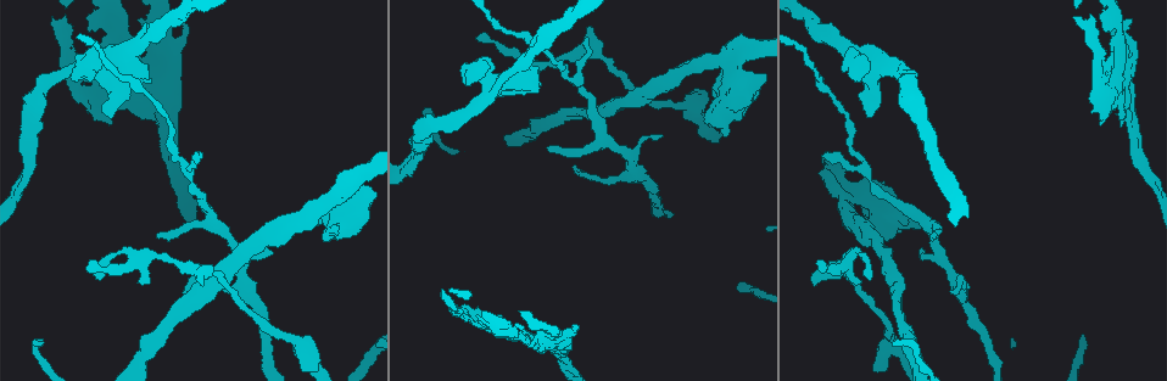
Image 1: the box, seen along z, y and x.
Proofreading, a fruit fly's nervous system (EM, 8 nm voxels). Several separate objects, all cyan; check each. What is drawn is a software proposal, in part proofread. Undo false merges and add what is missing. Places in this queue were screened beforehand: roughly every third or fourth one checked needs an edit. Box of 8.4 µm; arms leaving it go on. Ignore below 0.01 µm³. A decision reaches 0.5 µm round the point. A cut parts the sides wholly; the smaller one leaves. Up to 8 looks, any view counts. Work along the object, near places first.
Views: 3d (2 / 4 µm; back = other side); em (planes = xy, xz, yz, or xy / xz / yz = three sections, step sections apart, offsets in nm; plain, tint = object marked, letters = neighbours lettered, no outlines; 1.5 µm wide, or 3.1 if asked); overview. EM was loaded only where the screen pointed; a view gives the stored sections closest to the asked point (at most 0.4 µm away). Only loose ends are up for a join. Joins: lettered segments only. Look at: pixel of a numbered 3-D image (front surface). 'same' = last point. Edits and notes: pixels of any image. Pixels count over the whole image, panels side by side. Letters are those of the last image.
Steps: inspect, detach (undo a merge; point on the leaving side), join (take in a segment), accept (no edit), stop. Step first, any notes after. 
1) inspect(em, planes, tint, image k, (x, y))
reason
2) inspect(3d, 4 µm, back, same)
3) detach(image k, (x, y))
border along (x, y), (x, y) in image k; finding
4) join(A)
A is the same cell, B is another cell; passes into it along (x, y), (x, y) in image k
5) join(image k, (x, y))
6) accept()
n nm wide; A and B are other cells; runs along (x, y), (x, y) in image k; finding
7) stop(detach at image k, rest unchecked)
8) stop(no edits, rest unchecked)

inspect(3d, 4 µm, image 1, (870, 71))

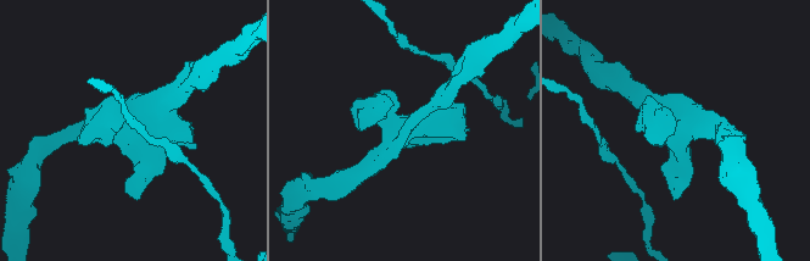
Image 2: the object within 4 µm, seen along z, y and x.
inspect(em, planes, letters, image 2, (395, 129))

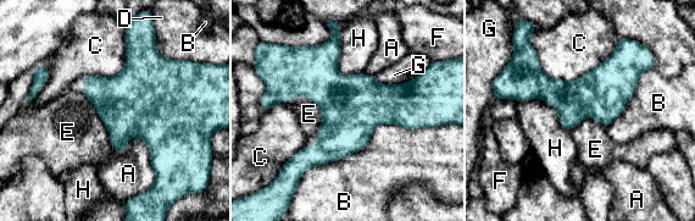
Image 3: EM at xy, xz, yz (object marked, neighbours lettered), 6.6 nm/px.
accept()
A, B, C, D, E, F, G and H are other cells; runs along (640, 68), (604, 90), (511, 94) in image 3; continuous, no second cell

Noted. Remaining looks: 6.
inspect(3d, 2 µm, image 1, (821, 156))
tapers out

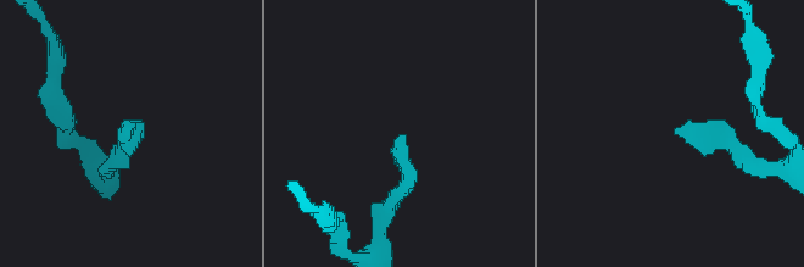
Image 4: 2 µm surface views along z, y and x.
inspect(em, xy, step 4, letters, image 4, (677, 130))

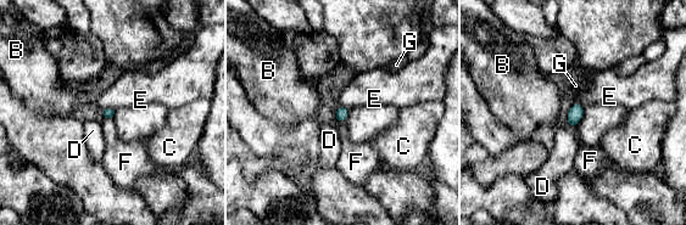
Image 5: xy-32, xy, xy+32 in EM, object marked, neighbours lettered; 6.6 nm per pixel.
inspect(em, xz, step 8, letters, same)
cut it another way

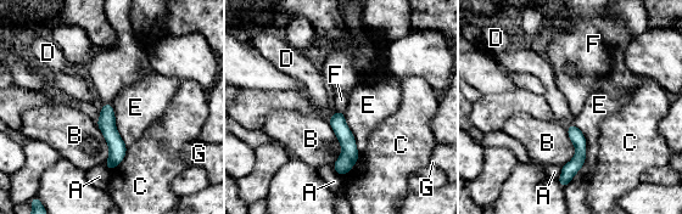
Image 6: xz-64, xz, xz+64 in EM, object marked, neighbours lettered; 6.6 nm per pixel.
accept()
A, B, C, D, E, F and G are other cells; border along (335, 110), (344, 112) in image 6; no lettered segment goes on from it

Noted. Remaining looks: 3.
inspect(em, planes, letters, image 1, (918, 254))
free end

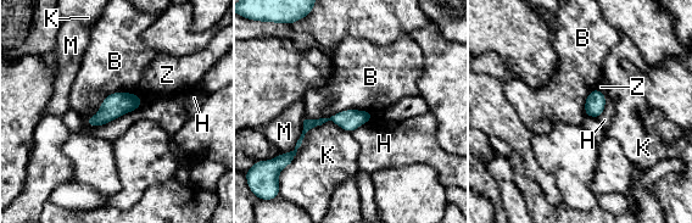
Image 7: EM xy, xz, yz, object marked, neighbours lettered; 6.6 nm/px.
accept()
140 nm wide; B, H, K, M and Z are other cells; no lettered segment goes on from it

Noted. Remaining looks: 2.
inspect(3d, 4 µm, image 1, (157, 236))
an open end

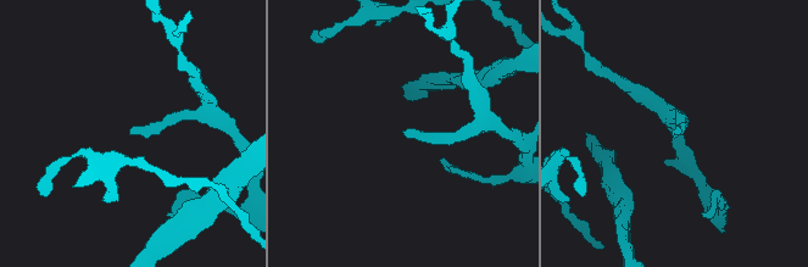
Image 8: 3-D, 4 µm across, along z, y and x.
inspect(em, xy, step 8, letters, image 8, (130, 134))
need the tissue

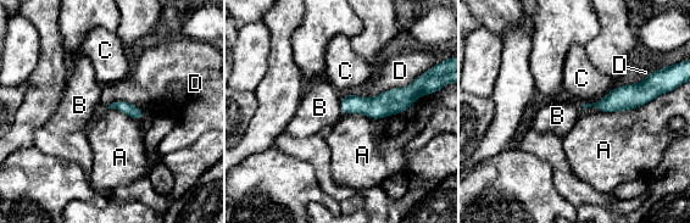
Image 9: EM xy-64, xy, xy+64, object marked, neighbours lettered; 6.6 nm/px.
accept()
A, B, C and D are other cells; runs along (412, 94), (384, 105), (343, 106) in image 9; none of them fits

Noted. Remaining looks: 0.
stop(no edits, rest unchecked)

